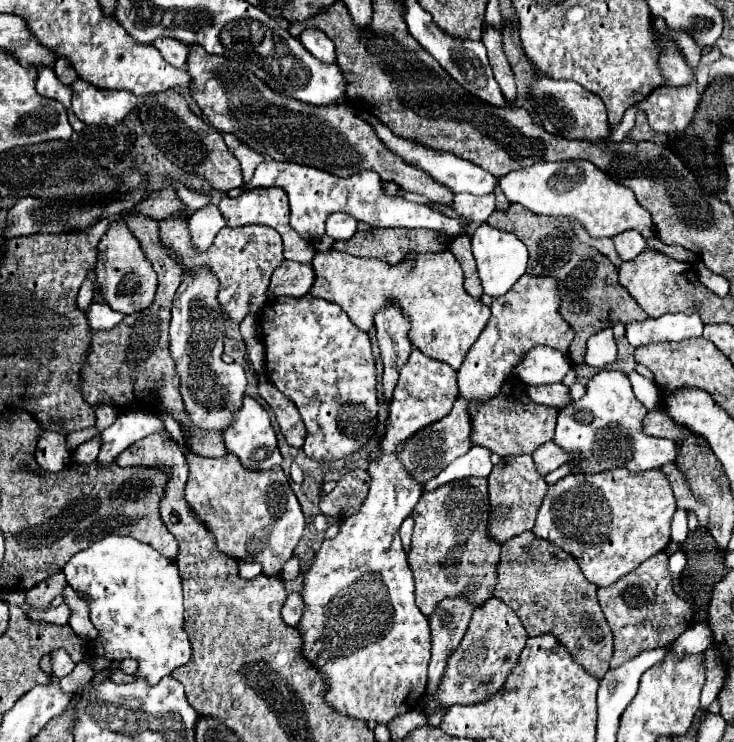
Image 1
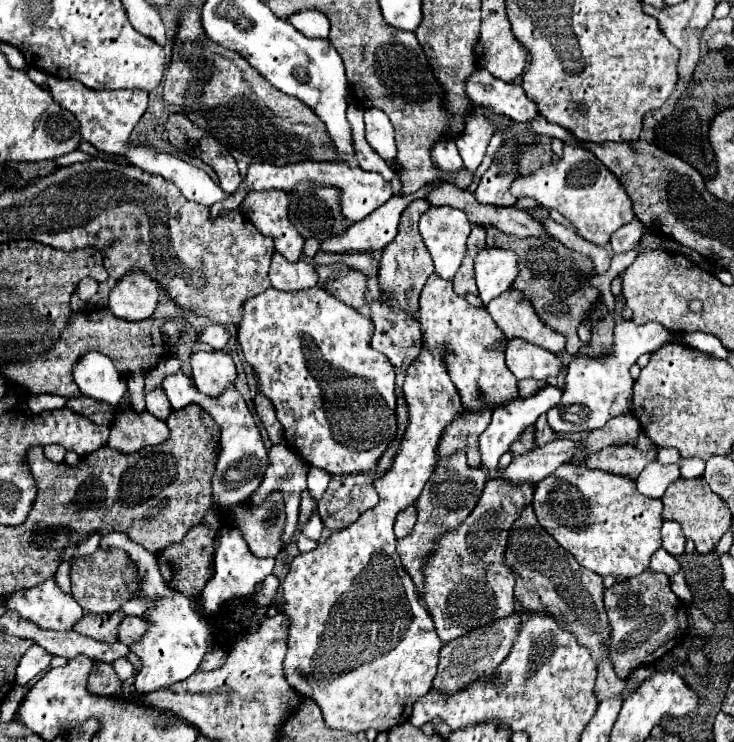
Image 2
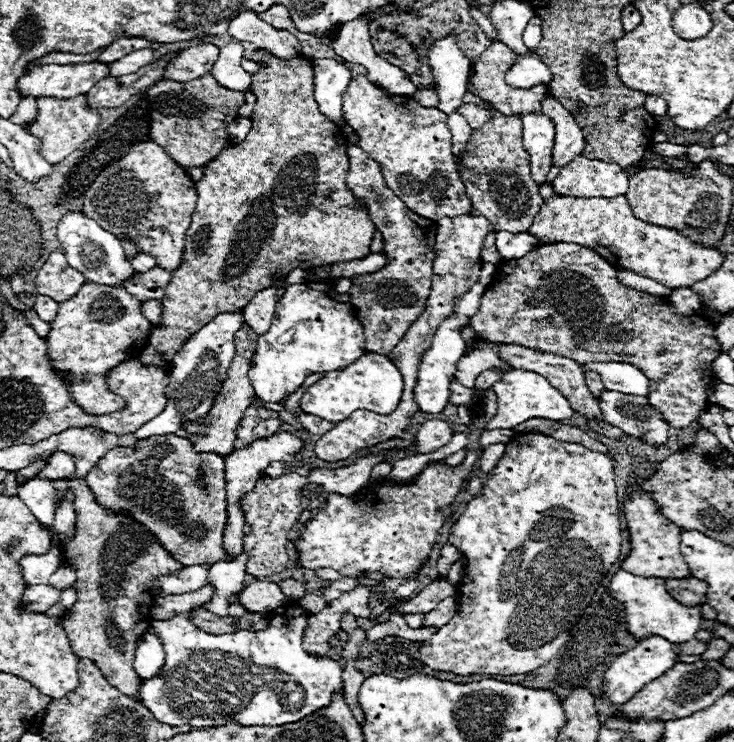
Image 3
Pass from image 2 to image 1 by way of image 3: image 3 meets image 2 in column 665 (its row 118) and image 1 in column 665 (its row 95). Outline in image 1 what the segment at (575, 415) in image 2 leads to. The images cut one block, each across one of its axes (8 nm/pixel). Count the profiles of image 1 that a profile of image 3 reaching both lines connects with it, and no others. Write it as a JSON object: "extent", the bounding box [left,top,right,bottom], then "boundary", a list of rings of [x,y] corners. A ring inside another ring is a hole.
{"extent":[626,314,702,346],"boundary":[[[664,314],[660,318],[648,318],[644,322],[632,322],[626,326],[626,338],[632,346],[644,346],[652,342],[678,342],[702,336],[702,320],[698,314]]]}

